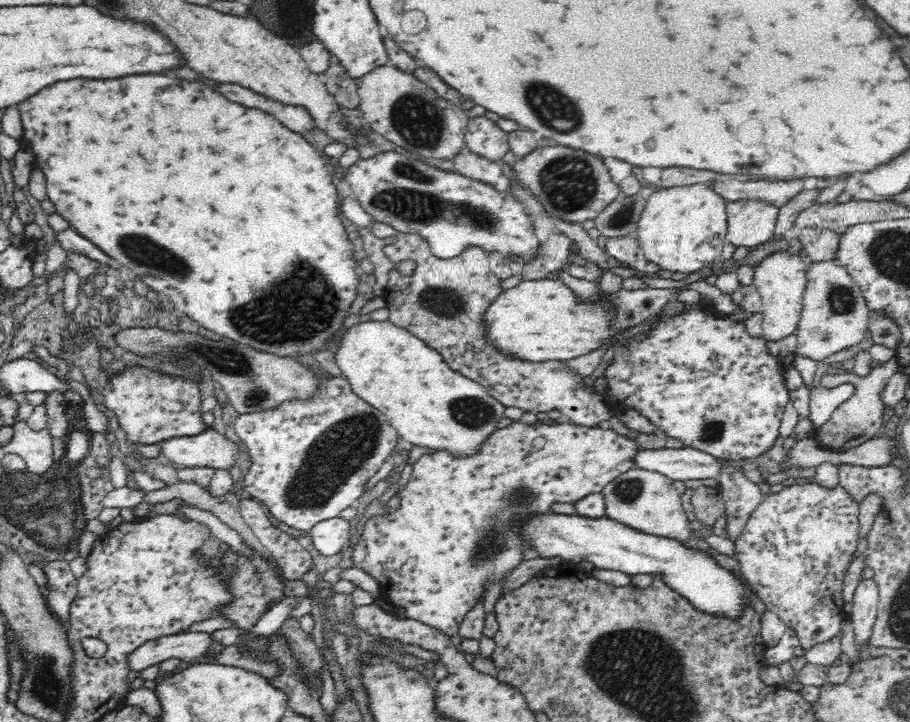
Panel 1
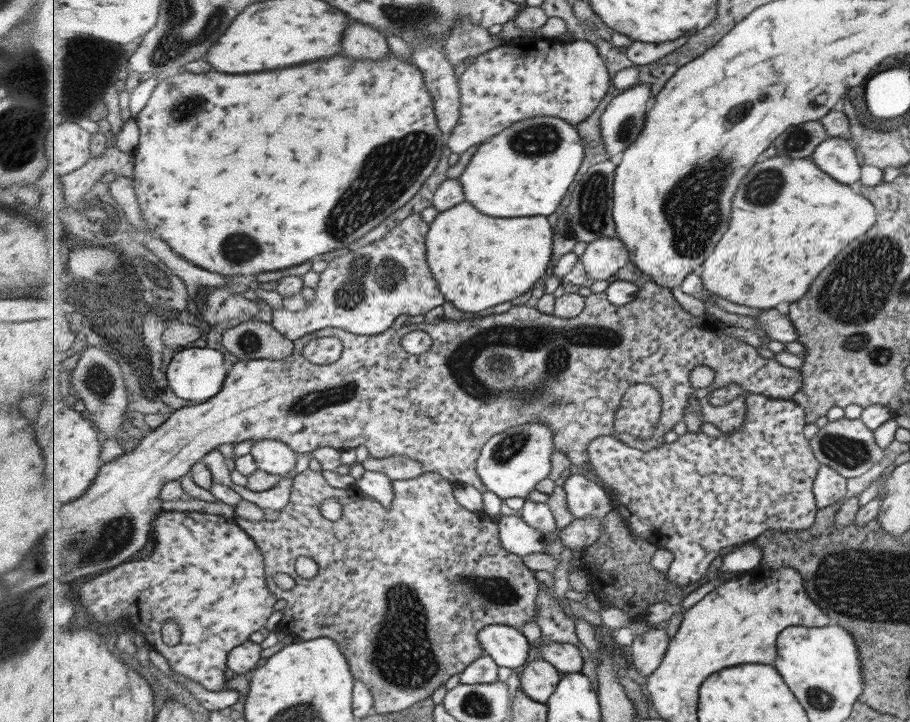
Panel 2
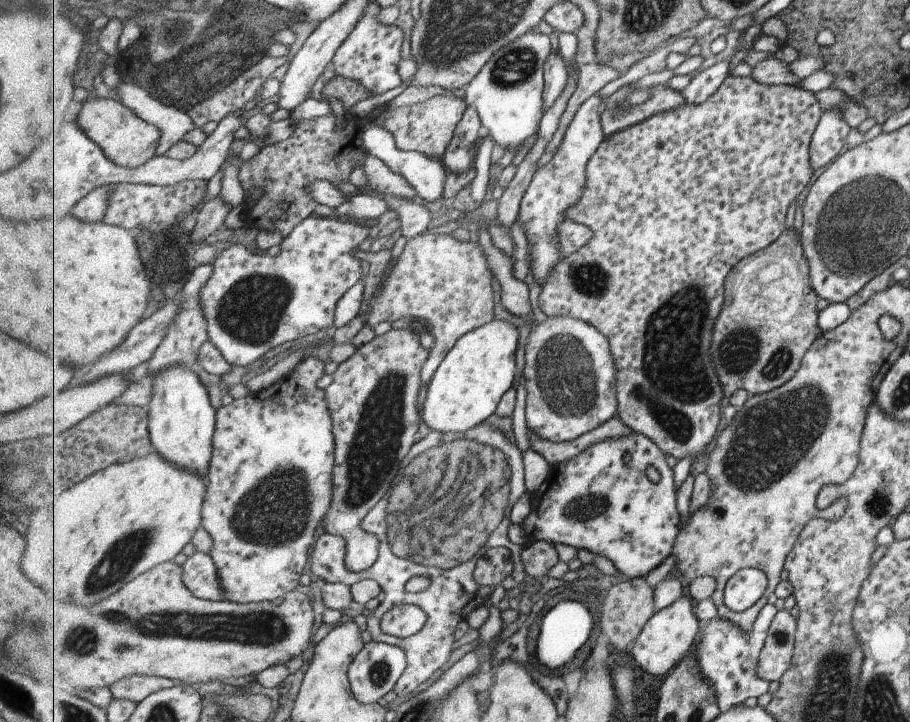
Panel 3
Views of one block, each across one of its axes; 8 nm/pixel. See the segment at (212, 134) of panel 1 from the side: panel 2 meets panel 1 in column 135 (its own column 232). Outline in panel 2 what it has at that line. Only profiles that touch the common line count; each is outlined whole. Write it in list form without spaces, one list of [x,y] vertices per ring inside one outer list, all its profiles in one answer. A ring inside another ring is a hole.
[[[393,53],[379,62],[355,62],[355,58],[333,56],[327,60],[315,60],[309,64],[271,72],[229,74],[229,80],[227,74],[219,72],[203,74],[185,70],[183,73],[172,74],[156,85],[147,107],[135,117],[141,127],[141,144],[134,153],[137,154],[135,158],[137,162],[135,162],[135,176],[132,178],[135,178],[133,185],[137,188],[135,191],[141,200],[145,220],[149,222],[151,230],[159,232],[163,240],[167,240],[179,256],[201,268],[227,276],[235,273],[258,275],[283,270],[299,266],[319,254],[345,248],[347,244],[350,246],[405,206],[437,170],[443,150],[447,147],[447,134],[439,128],[433,100],[425,81],[425,73],[414,62],[405,62]]]

